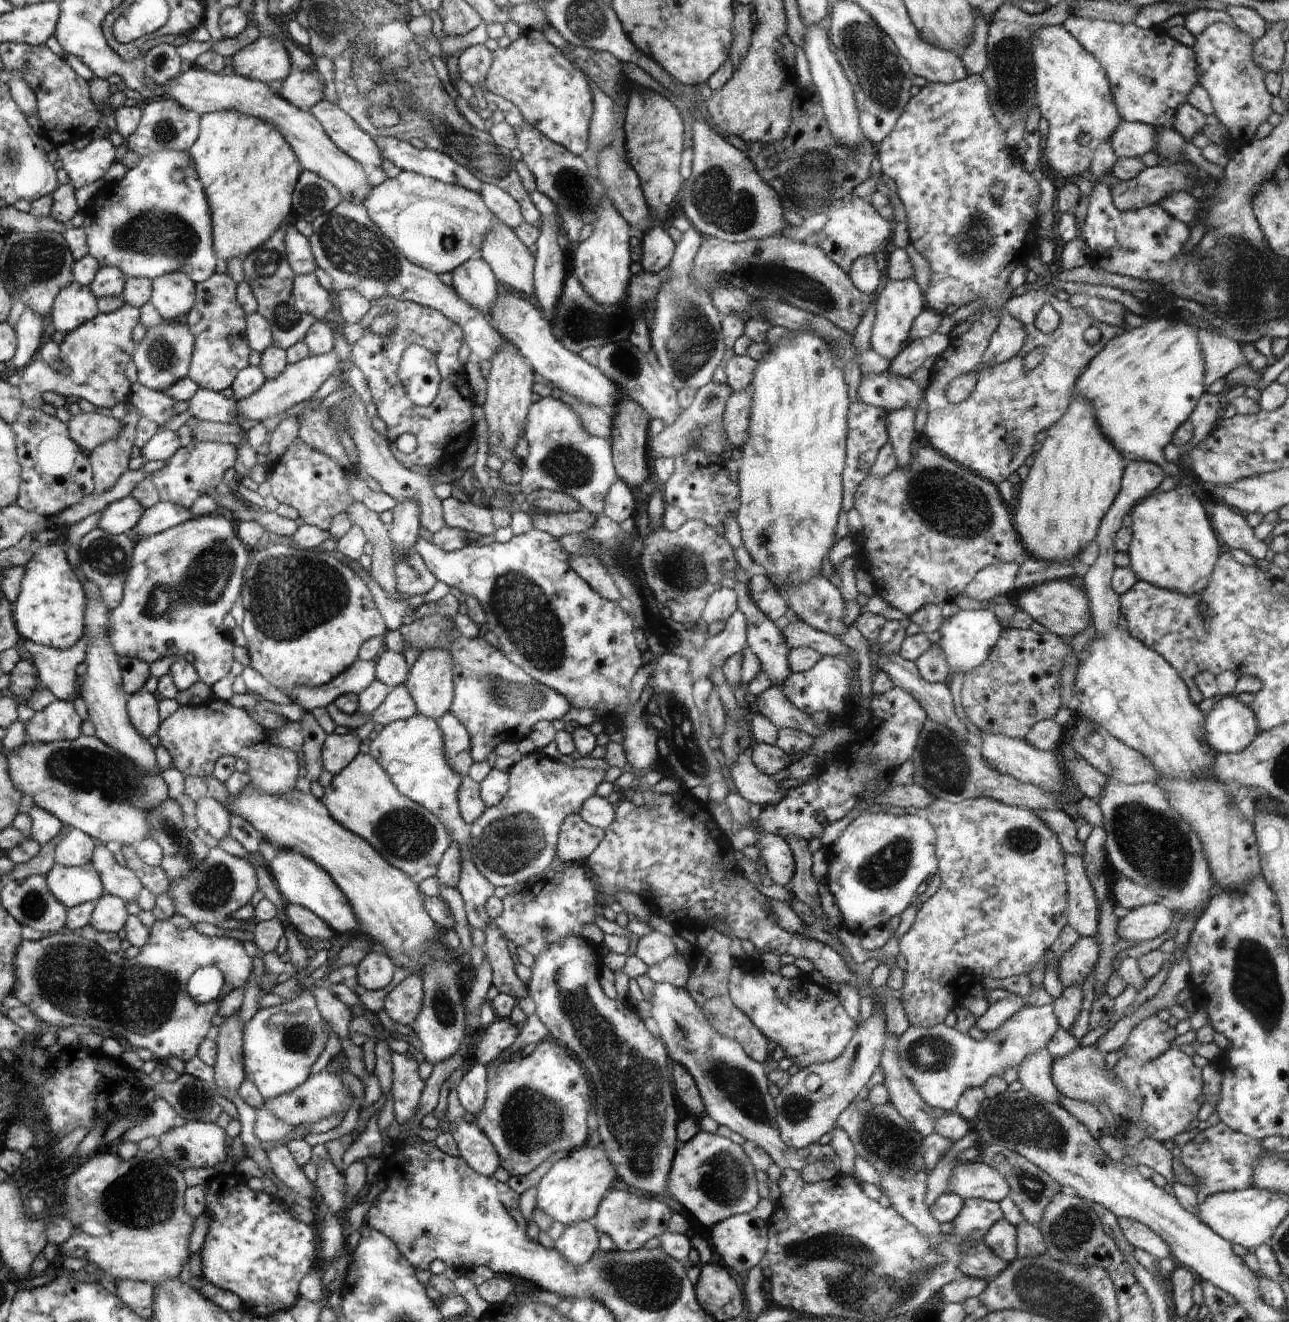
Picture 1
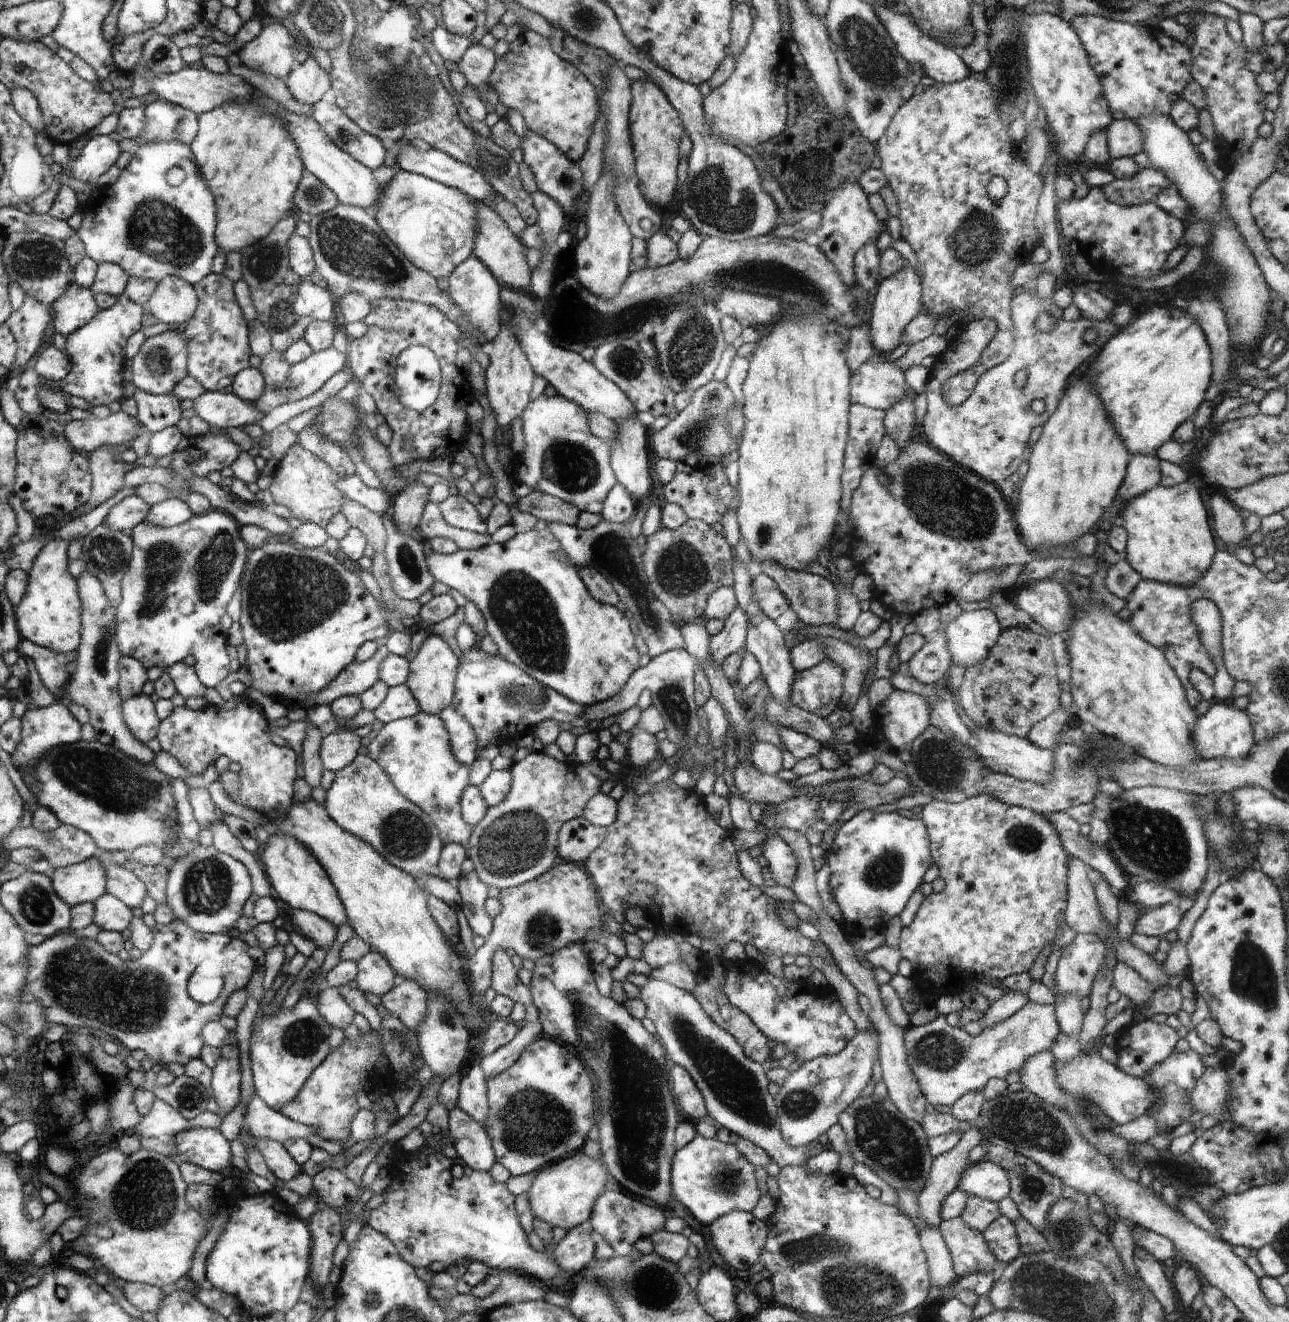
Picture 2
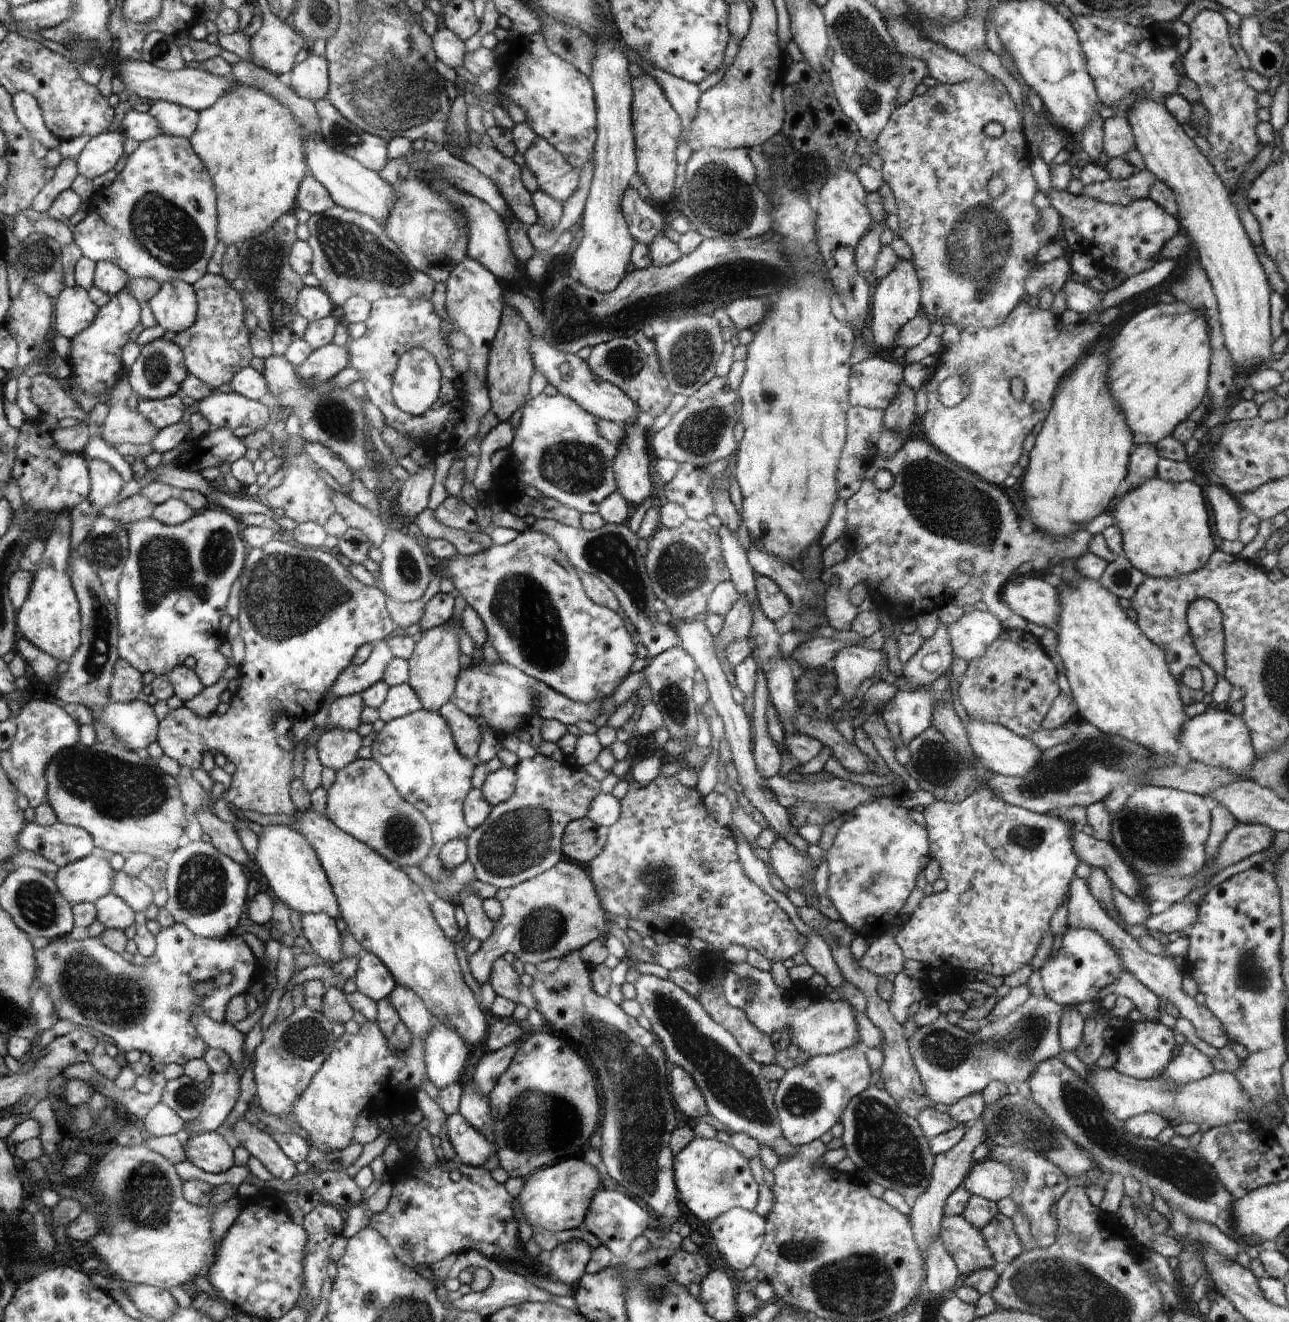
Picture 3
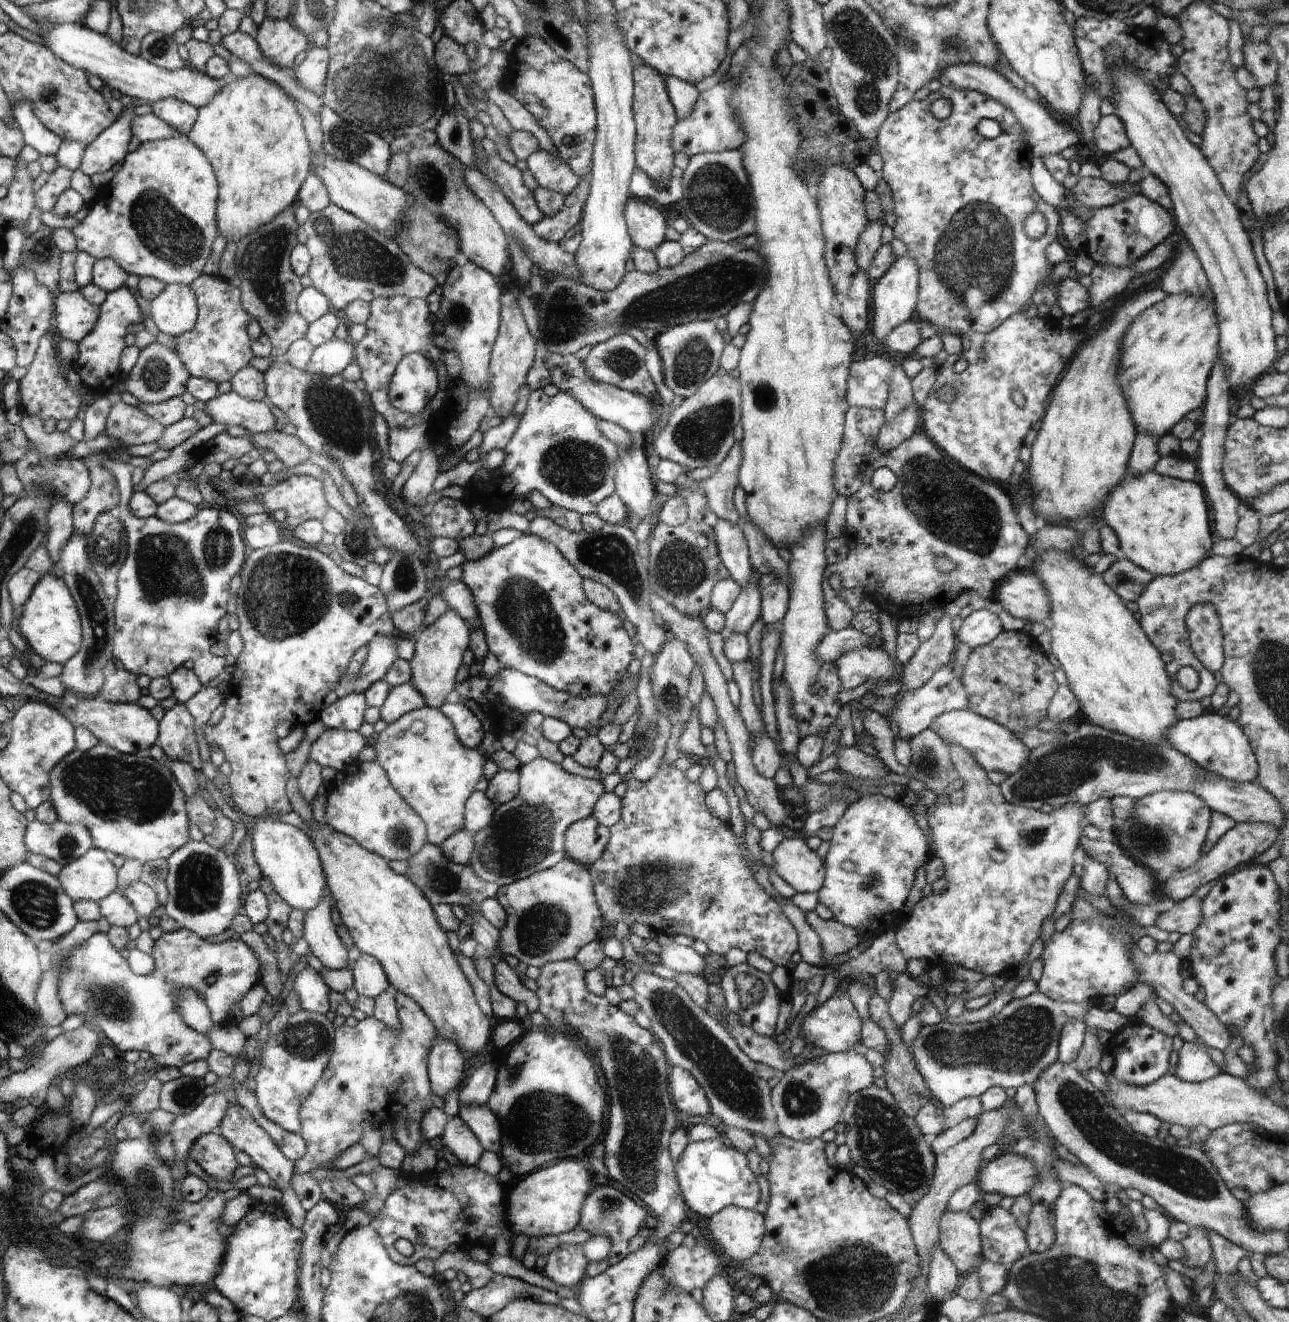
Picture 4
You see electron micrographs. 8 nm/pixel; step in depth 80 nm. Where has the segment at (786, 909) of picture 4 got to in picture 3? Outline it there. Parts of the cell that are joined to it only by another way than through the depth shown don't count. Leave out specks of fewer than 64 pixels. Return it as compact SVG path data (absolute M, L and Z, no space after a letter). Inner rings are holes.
M817 932L814 935L805 936L807 943L805 944L803 954L806 962L824 976L829 986L842 988L845 978L840 972L838 965L832 959L831 948L829 944Z

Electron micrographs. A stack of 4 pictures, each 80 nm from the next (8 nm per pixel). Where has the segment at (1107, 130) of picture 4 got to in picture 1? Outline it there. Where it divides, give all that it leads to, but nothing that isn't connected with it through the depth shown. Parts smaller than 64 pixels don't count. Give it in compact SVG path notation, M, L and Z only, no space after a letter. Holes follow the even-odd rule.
M1123 120L1110 144L1118 157L1141 157L1154 151L1158 141L1152 125Z

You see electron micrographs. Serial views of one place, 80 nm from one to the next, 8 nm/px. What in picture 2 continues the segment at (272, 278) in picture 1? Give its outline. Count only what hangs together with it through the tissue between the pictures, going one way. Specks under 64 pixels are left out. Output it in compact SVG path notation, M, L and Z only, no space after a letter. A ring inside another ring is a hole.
M292 218L280 220L276 228L262 240L243 248L241 265L243 279L248 284L254 308L257 310L257 319L262 322L270 333L273 348L261 358L259 371L265 383L272 387L285 387L290 378L291 364L283 356L283 352L297 340L303 338L306 327L311 319L298 316L293 311L293 300L301 278L289 265L288 239L295 231Z

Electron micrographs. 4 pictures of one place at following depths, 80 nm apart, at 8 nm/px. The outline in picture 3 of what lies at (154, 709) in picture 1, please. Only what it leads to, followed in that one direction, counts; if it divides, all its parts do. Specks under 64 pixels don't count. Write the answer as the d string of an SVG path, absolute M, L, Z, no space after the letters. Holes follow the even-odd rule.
M139 699L127 703L110 701L105 705L103 715L101 717L93 717L94 719L107 724L117 734L124 748L136 752L140 749L146 749L150 742L156 740L156 732L159 732L158 718L154 716L152 706L148 702Z

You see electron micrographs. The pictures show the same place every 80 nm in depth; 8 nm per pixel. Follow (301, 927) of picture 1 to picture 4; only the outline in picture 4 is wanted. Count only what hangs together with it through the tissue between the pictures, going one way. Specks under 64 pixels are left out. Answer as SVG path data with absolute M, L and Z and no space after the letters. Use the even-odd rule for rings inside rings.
M326 896L323 901L306 913L303 922L303 937L309 950L329 969L346 969L348 949L338 936L336 926L330 917L331 898Z

